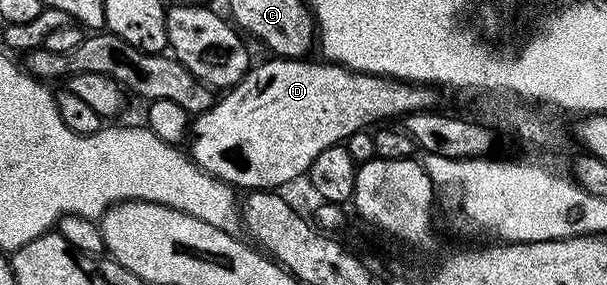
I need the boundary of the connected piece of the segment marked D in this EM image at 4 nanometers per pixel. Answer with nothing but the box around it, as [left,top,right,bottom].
[190,56,441,192]

